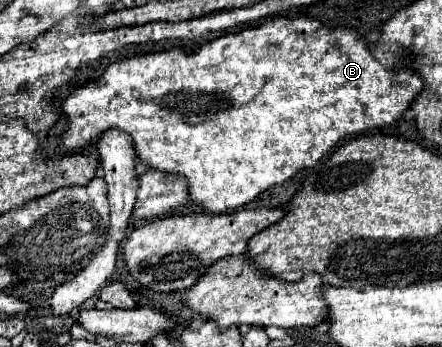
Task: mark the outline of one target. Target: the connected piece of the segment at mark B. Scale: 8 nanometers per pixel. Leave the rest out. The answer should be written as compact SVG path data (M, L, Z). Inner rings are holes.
M297 16L297 18L273 18L257 28L245 28L241 32L229 32L223 34L221 38L213 40L213 42L205 42L199 52L187 54L179 48L175 50L167 50L167 52L155 52L147 54L139 54L139 56L131 56L125 58L121 62L111 64L105 74L95 80L85 84L83 88L77 88L75 92L71 92L63 102L61 102L61 110L67 116L69 128L63 134L63 142L65 148L71 150L79 150L87 144L91 144L93 140L99 140L99 136L109 130L109 128L119 128L125 130L127 134L133 136L135 140L135 150L137 156L145 162L151 164L151 168L155 170L165 170L169 174L183 174L189 182L189 196L193 202L197 202L205 212L211 214L221 214L221 212L229 212L233 208L239 208L251 200L255 200L263 190L275 186L275 184L283 184L289 178L293 178L297 172L307 170L307 168L315 168L317 162L329 154L343 138L365 132L369 128L377 128L377 126L387 126L395 120L401 118L401 114L413 104L415 96L425 88L423 78L409 66L401 66L401 68L385 68L377 62L377 58L371 54L371 42L365 42L359 32L355 32L353 28L329 28L327 24L323 24L321 20L315 18L305 18L305 16Z

